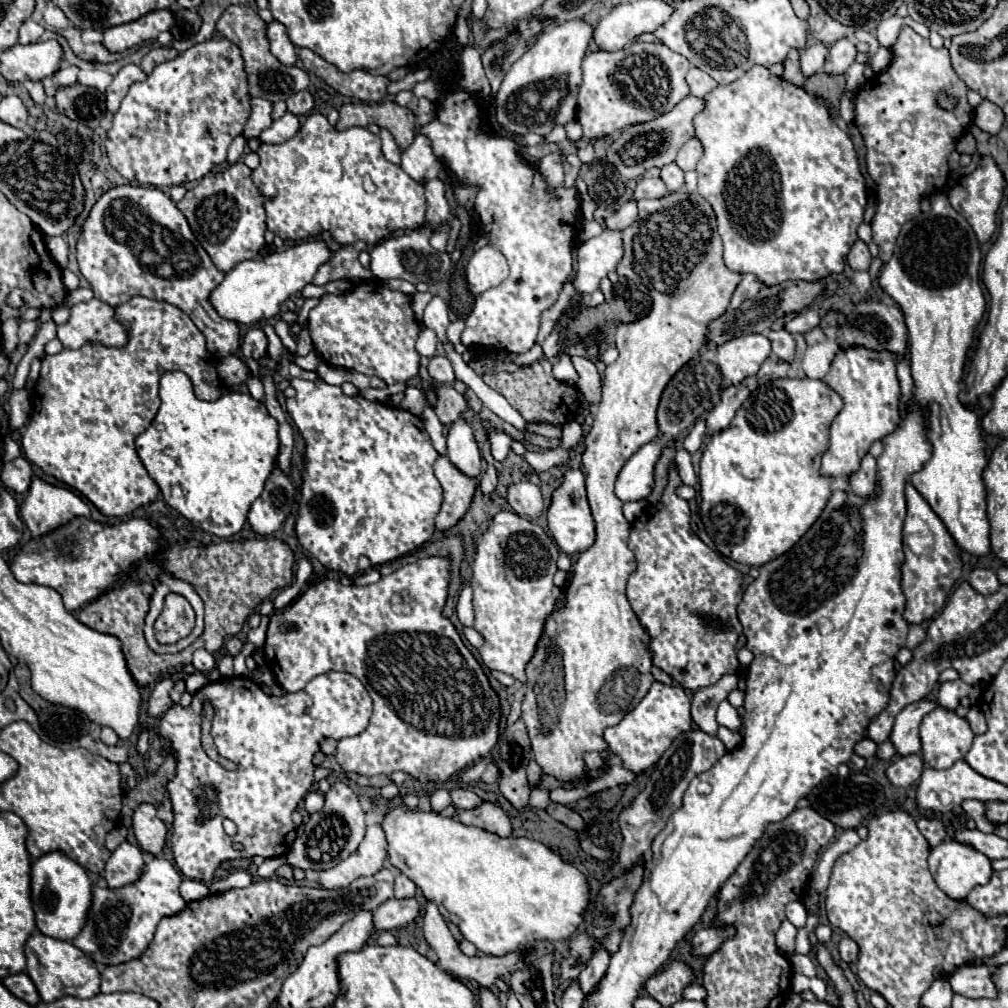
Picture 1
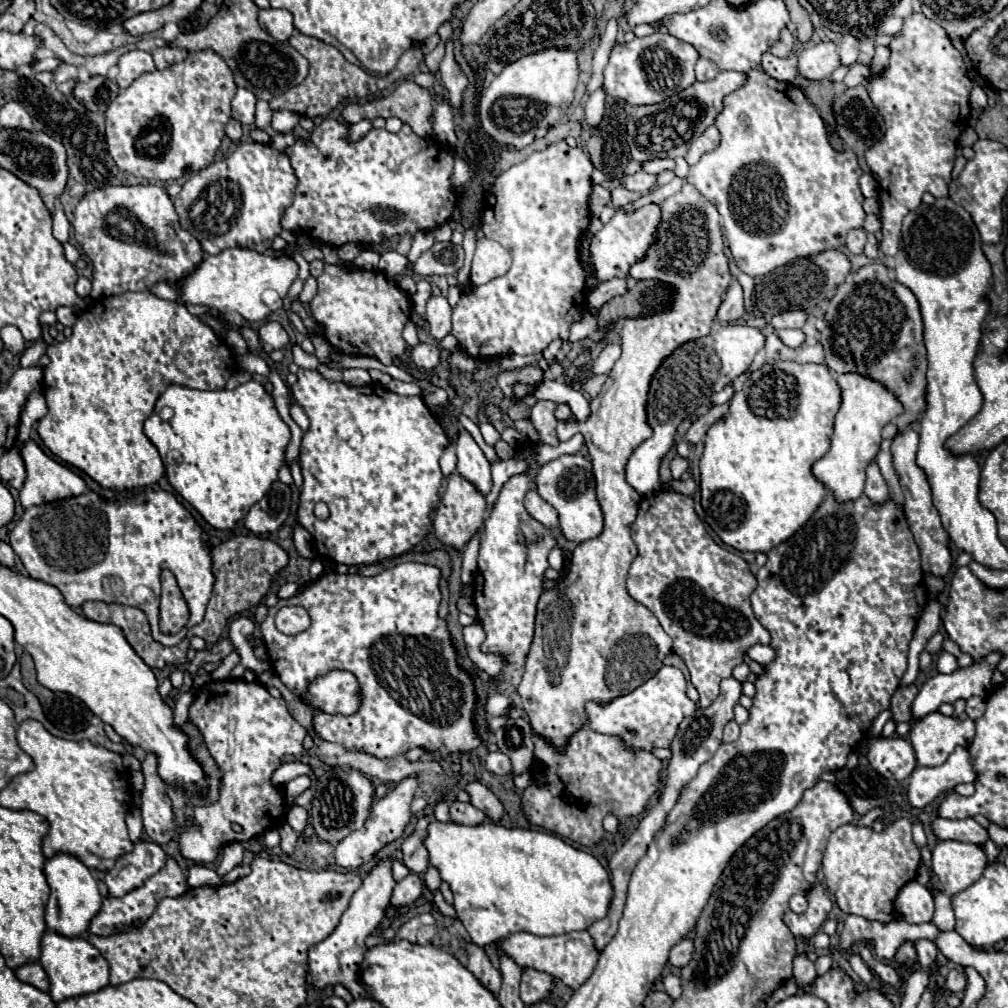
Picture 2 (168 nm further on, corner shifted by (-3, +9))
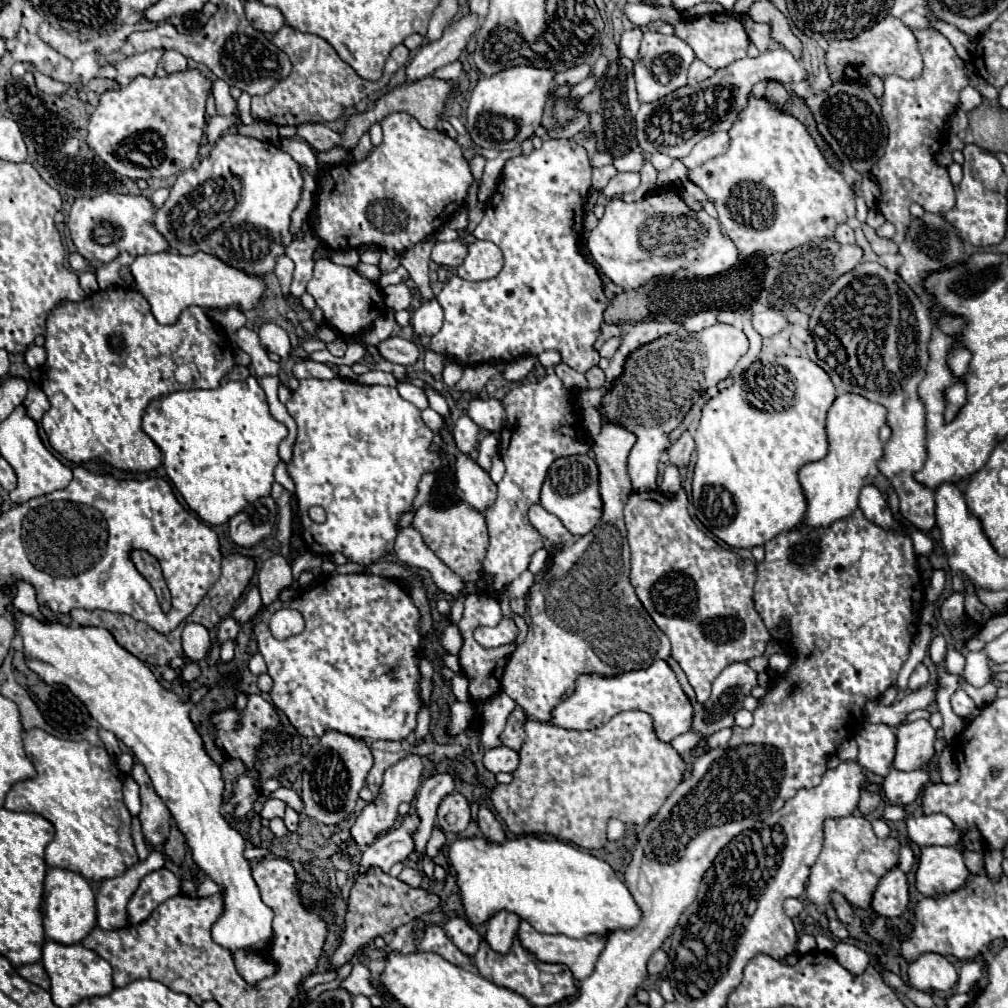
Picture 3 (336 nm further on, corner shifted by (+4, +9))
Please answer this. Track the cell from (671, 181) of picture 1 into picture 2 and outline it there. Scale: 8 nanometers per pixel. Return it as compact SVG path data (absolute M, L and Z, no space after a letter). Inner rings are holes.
M654 158L654 160L648 160L642 164L642 170L644 172L650 172L650 174L660 174L664 170L674 170L674 160L670 158Z

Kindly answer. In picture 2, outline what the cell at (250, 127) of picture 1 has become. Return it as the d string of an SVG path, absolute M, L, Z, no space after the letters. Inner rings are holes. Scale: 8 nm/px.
M238 88L234 100L232 100L232 116L240 124L254 124L254 114L256 114L256 102L258 98L244 88Z

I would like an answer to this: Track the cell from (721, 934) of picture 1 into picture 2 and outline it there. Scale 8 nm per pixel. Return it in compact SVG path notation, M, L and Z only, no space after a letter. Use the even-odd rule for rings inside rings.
M684 938L682 942L678 942L672 950L670 950L670 964L672 966L686 966L692 960L692 938Z

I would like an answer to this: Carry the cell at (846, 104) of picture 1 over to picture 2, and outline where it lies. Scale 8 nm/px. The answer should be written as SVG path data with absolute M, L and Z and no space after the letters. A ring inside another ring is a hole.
M852 64L846 78L844 78L844 86L846 88L854 88L858 84L866 84L870 78L870 68L862 66L862 64Z

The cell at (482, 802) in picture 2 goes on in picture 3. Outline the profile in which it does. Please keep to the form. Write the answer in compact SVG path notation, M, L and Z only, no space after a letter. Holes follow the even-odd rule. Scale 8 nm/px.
M479 808L479 828L483 832L483 838L489 838L489 842L505 842L503 826L487 808Z

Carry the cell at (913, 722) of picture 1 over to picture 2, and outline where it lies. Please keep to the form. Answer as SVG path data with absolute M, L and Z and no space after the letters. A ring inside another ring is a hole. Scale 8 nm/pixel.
M990 654L968 668L958 668L952 674L936 674L918 692L912 702L912 720L920 720L930 712L936 712L944 702L956 702L958 698L988 696L992 690L990 678L1000 656Z

